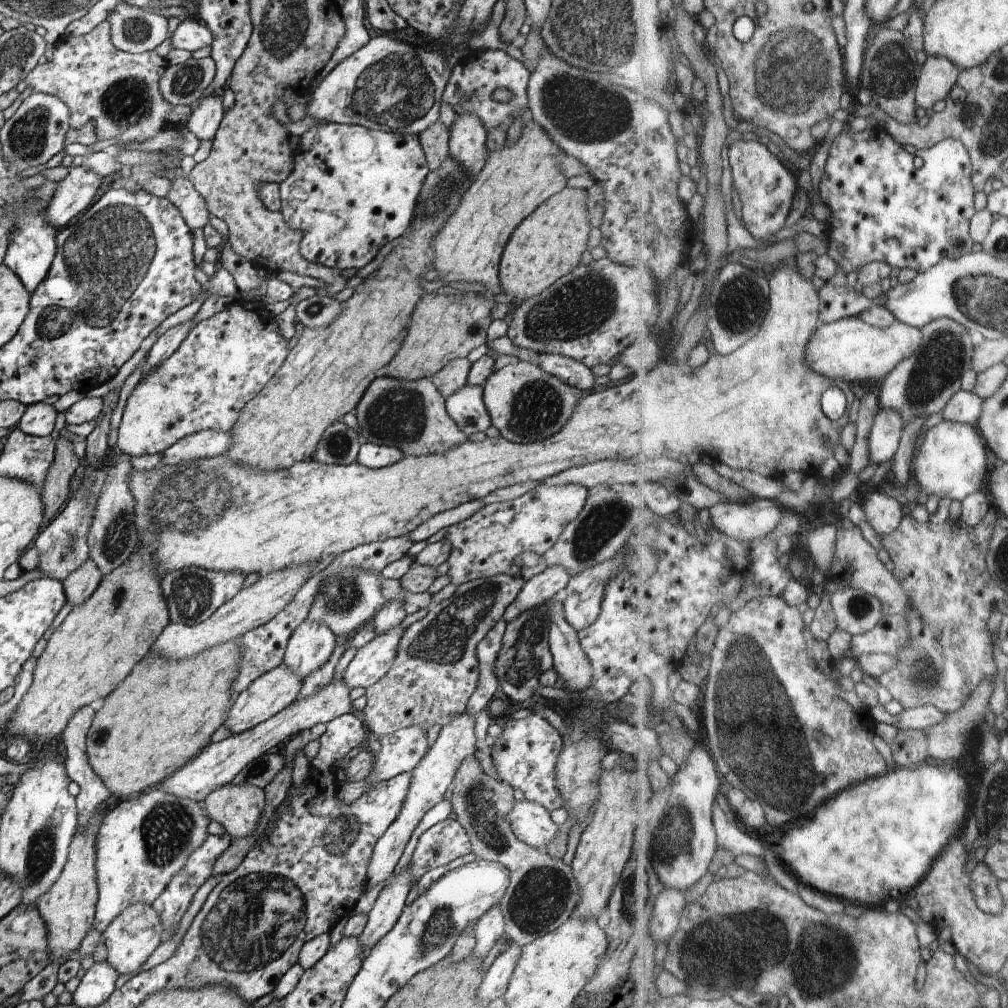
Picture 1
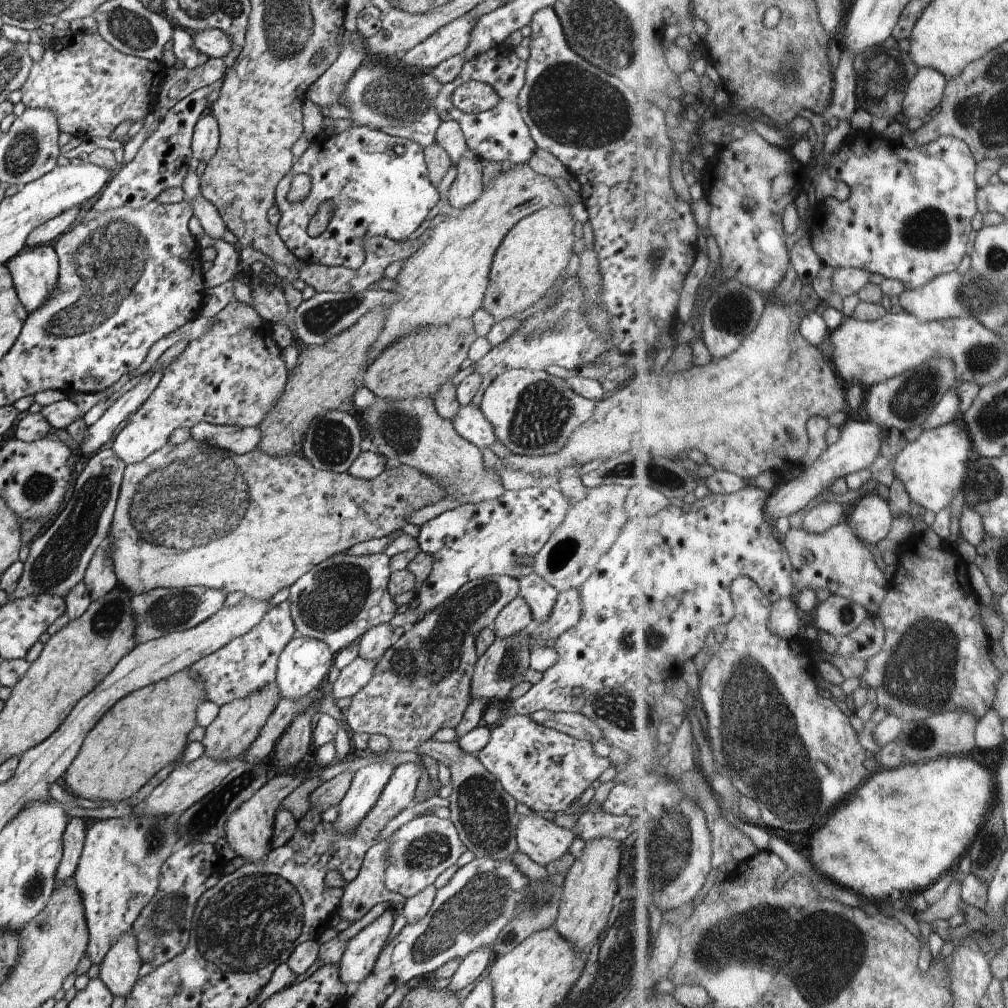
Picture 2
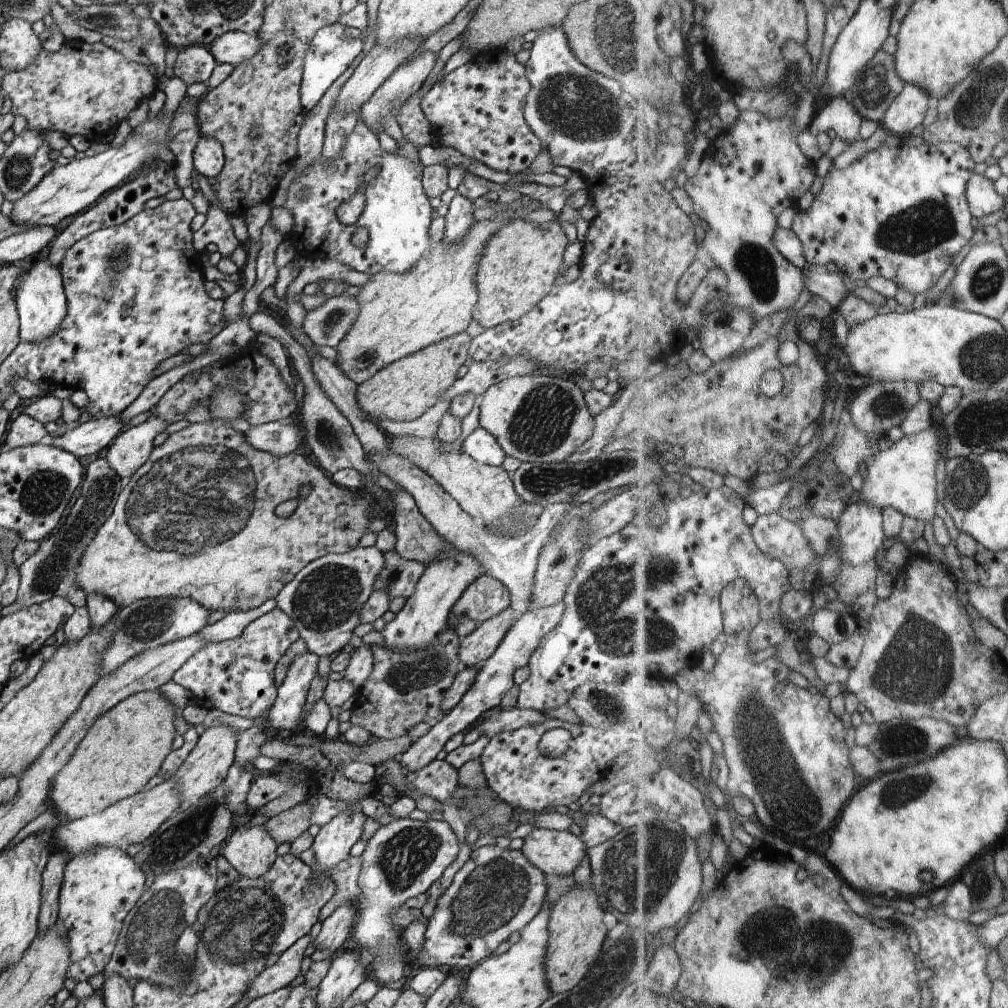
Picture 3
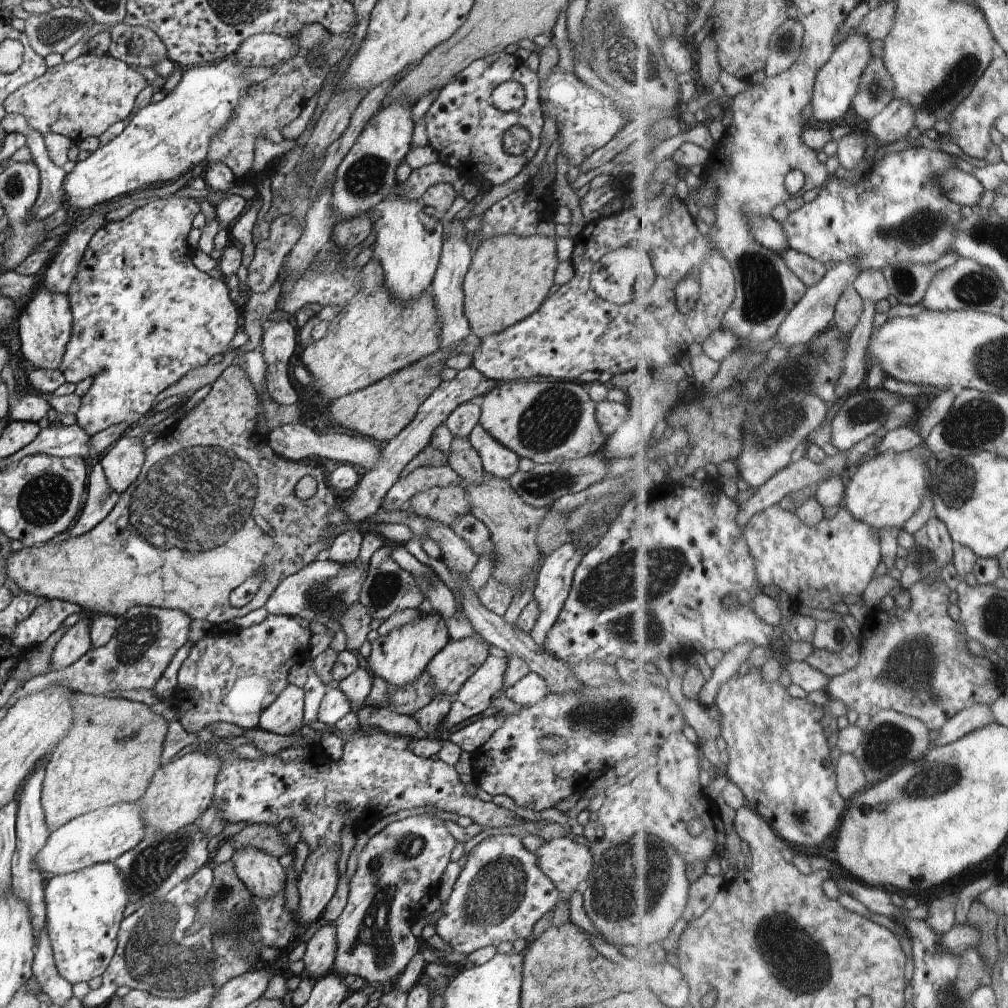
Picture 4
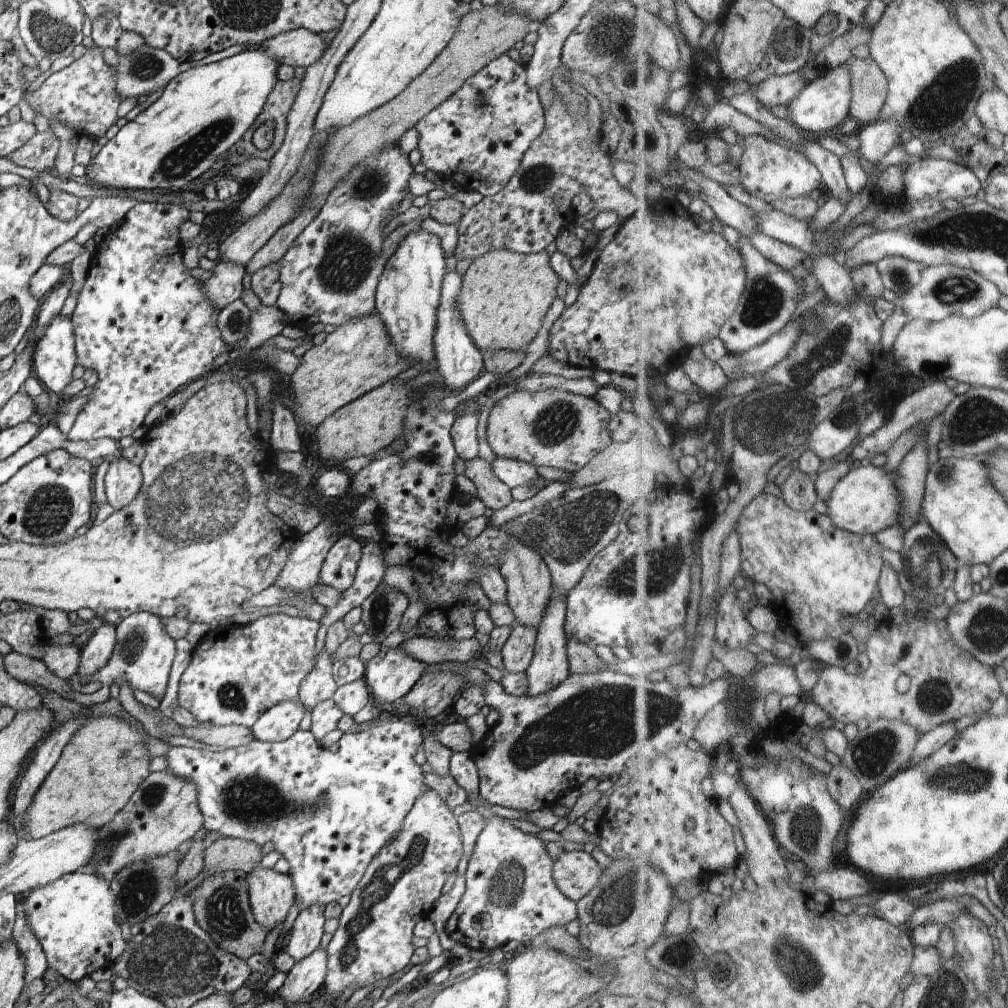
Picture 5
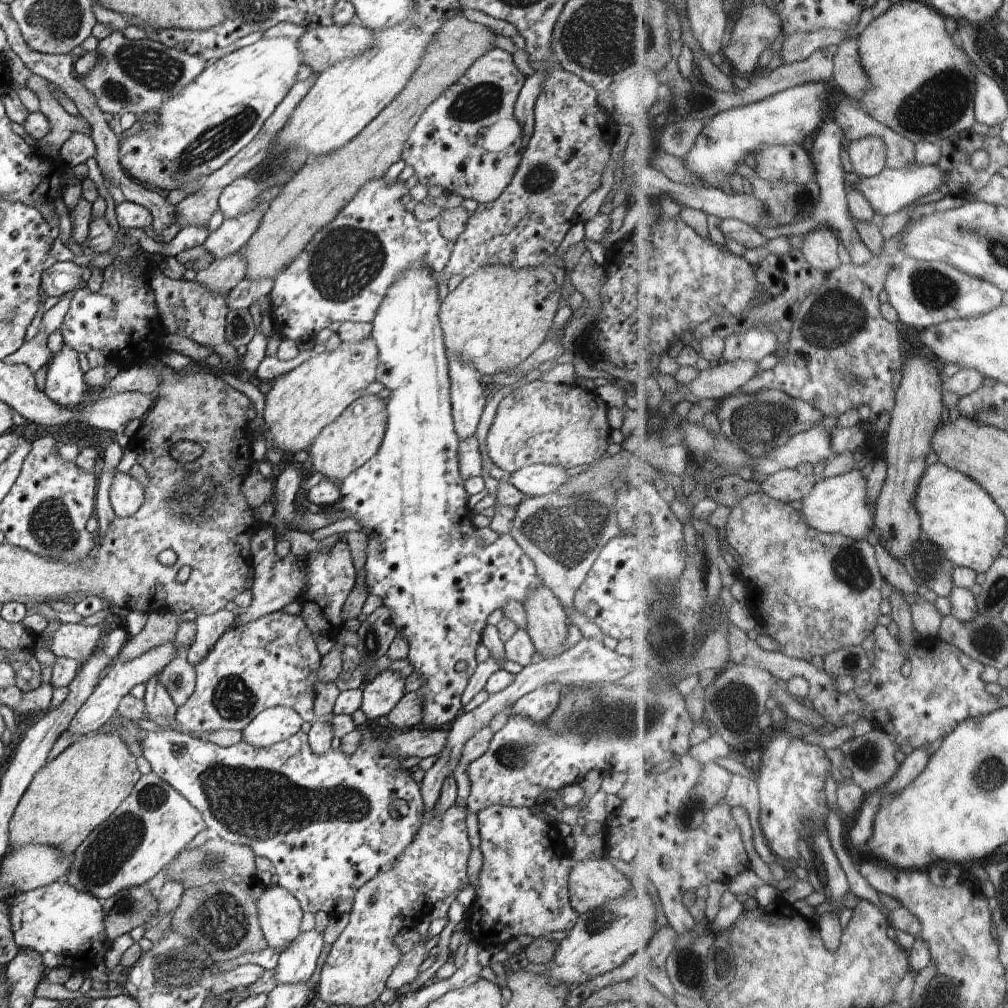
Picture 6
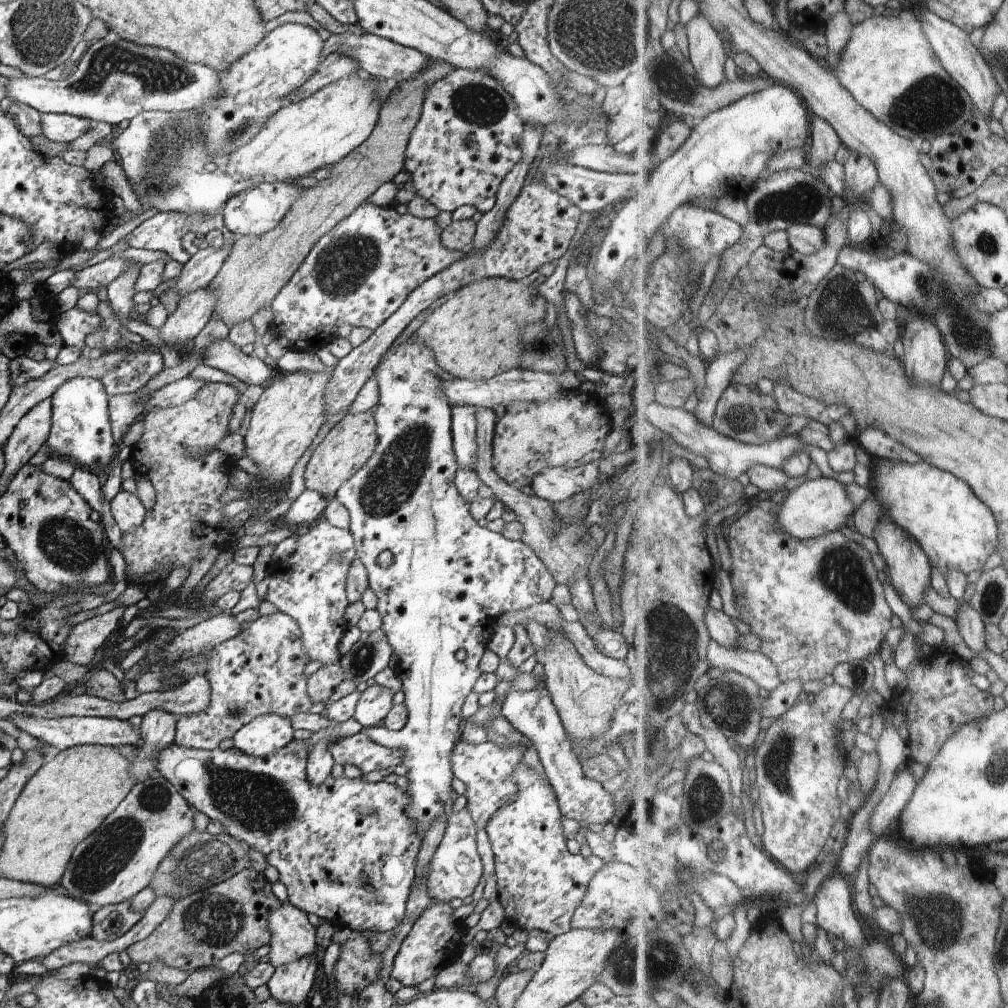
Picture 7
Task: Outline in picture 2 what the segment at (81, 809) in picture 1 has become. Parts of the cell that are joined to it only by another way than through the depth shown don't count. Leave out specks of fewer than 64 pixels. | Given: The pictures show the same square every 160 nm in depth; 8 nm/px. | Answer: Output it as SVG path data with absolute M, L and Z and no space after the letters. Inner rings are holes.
M72 818L67 824L63 834L63 857L57 868L55 888L72 877L78 866L87 835L86 820Z

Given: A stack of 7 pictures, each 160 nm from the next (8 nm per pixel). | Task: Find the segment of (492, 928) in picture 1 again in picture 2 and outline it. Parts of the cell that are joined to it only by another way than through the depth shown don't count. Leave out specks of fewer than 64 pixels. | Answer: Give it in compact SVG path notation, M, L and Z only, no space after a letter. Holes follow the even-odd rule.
M478 947L470 951L461 960L448 988L455 993L462 991L462 988L465 990L470 988L474 980L493 962L495 956L495 952L490 952L488 947Z

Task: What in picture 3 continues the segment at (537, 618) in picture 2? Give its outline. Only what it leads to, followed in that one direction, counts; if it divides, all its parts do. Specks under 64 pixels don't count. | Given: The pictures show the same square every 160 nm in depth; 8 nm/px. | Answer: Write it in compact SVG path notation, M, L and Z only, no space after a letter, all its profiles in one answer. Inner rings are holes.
M390 449L382 457L368 454L366 456L377 464L379 470L388 478L392 478L396 484L400 484L414 497L419 511L440 537L448 539L451 545L456 545L461 551L477 556L477 559L483 564L486 574L497 578L509 590L509 606L513 610L523 614L533 610L532 598L539 552L546 538L551 534L551 529L567 515L567 512L573 506L572 503L564 501L545 506L535 525L519 537L497 537L489 535L480 521L466 514L460 508L458 502L451 497L451 494L448 494L429 474L417 469L402 457L392 454Z

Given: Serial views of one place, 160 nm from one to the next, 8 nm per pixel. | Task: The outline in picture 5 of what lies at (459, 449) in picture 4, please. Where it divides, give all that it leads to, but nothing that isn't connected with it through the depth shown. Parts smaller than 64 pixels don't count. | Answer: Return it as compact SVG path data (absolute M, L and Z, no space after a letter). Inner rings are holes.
M472 457L466 461L463 474L474 483L477 497L486 508L500 510L513 501L511 488L494 474L492 464L485 459Z

